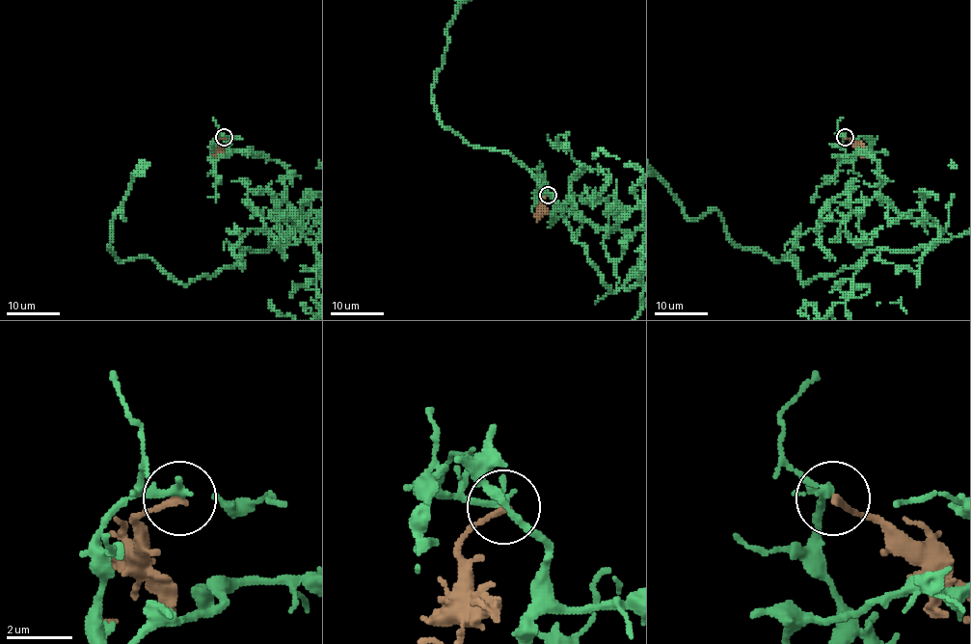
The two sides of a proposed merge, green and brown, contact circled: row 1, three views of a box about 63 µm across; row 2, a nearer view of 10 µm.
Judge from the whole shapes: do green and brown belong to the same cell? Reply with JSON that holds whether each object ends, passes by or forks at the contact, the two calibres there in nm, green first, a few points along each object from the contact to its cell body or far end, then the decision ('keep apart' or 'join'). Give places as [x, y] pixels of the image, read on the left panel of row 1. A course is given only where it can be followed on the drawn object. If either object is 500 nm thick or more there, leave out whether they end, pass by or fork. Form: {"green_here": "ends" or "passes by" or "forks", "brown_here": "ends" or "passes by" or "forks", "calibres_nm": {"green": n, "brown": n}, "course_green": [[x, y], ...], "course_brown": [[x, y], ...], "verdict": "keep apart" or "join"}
{"green_here": "ends", "brown_here": "ends", "calibres_nm": {"green": 320, "brown": 200}, "course_green": [[224, 137], [212, 162], [252, 151], [286, 170], [294, 224], [218, 274], [175, 281], [108, 248], [145, 169]], "course_brown": [[224, 137], [218, 141], [218, 151], [212, 156]], "verdict": "keep apart"}

